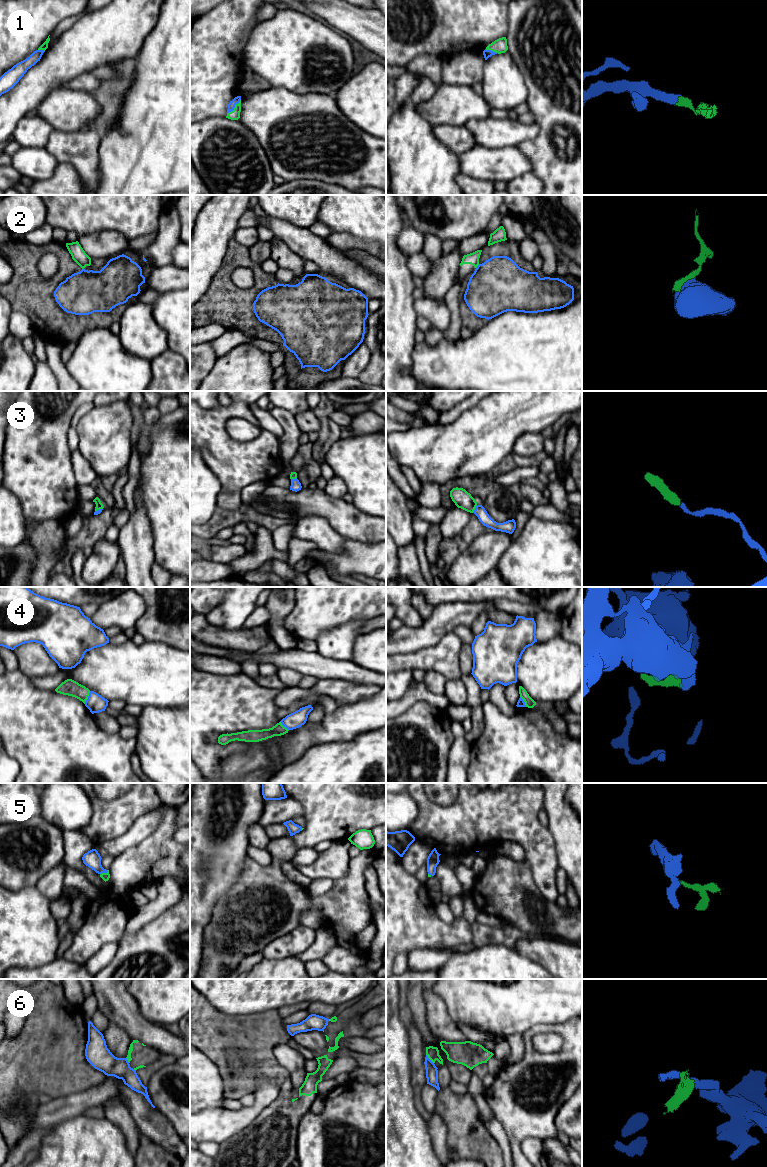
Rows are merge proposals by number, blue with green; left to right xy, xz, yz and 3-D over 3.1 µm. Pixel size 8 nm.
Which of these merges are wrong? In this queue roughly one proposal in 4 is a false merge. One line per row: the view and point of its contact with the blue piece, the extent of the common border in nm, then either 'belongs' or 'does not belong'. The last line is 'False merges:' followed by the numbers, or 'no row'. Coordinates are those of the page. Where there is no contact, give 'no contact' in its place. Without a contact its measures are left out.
1: contact xz (234, 107); length 160 nm; belongs
2: contact yz (477, 266); length 50 nm; does not belong
3: contact yz (475, 509); length 80 nm; belongs
4: contact xy (88, 697); length 120 nm; does not belong
5: contact xy (104, 872); length 80 nm; belongs
6: contact yz (429, 1059); length 100 nm; does not belong
False merges: 2, 4, 6

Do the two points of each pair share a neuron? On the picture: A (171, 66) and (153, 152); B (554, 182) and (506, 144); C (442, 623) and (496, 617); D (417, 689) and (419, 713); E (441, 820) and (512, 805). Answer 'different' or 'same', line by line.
A: same
B: different
C: same
D: different
E: same

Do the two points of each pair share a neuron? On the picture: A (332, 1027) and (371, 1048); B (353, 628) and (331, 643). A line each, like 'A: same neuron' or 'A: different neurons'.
A: different neurons
B: same neuron

